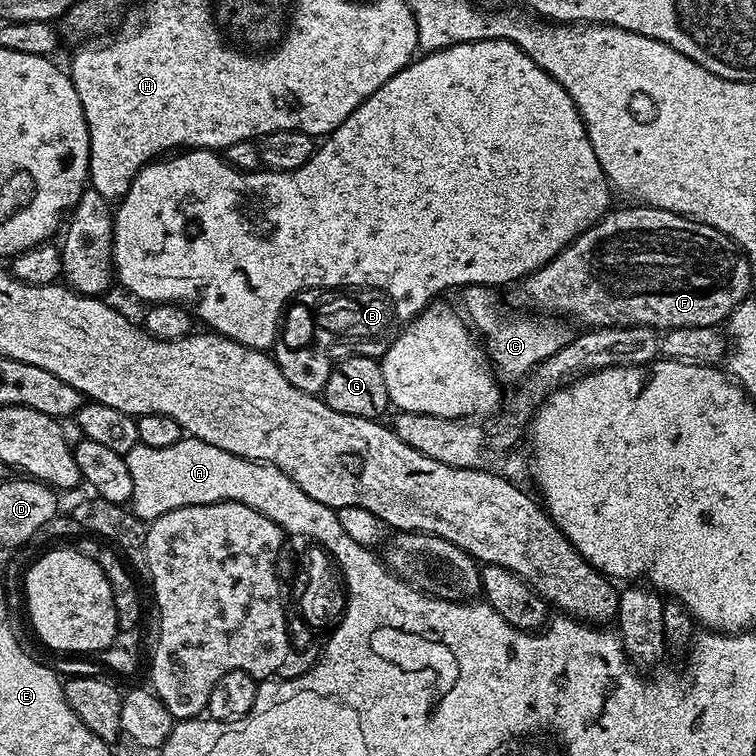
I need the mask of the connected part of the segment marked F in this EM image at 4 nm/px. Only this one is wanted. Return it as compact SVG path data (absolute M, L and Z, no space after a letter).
M628 206L632 208L620 208L617 210L609 211L608 215L598 221L594 226L590 226L587 230L580 233L576 239L571 240L569 244L565 248L561 250L556 257L550 262L546 262L542 265L536 272L532 272L528 276L524 277L522 281L522 287L524 287L524 292L528 295L528 300L533 304L536 308L541 308L540 312L544 314L551 314L556 318L566 318L562 316L569 316L572 320L577 320L578 323L584 324L585 329L593 330L596 328L625 328L626 326L634 326L637 324L638 326L646 326L647 328L654 328L657 330L669 330L678 327L710 327L710 326L720 326L727 321L728 317L732 315L732 312L735 308L738 307L742 303L743 300L749 299L750 293L748 292L752 288L752 268L753 265L750 263L747 256L741 252L740 247L731 240L726 234L722 234L718 230L714 230L714 226L706 226L702 222L698 222L697 220L689 220L687 216L679 216L678 214L674 214L673 212L667 212L666 210L662 210L661 208L650 208L647 206Z

